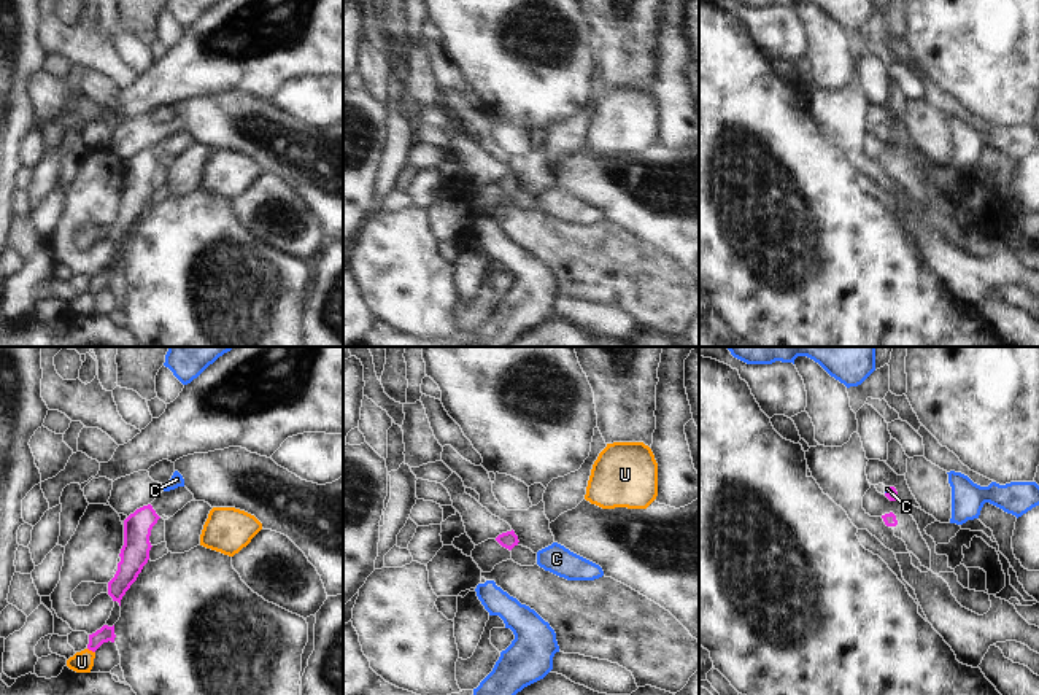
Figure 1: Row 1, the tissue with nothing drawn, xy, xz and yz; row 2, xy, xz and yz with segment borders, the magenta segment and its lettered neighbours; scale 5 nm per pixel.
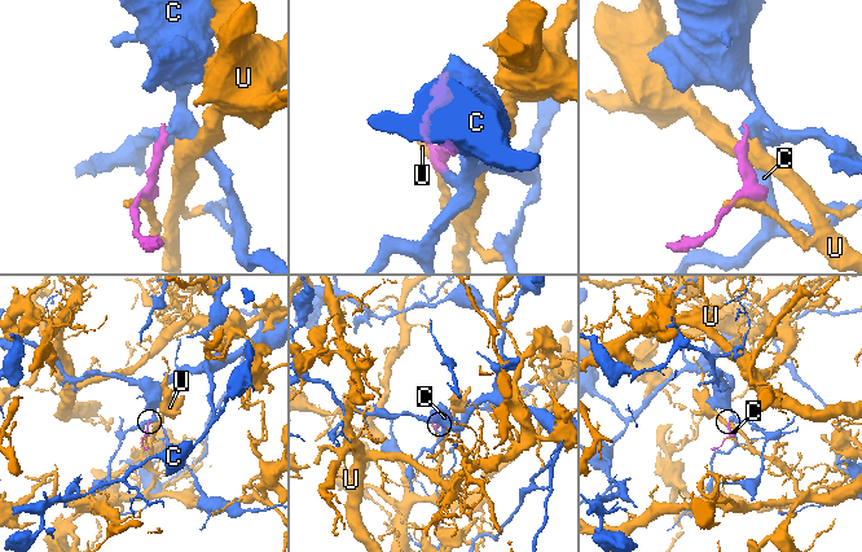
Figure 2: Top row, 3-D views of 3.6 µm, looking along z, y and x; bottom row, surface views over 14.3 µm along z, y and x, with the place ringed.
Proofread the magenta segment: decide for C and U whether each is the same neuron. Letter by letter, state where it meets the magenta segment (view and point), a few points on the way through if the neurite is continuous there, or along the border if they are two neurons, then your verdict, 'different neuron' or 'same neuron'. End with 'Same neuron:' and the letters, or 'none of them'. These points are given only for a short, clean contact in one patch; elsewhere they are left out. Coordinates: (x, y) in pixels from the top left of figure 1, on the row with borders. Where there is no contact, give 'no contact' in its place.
C: contact yz (890, 490); border yz (890, 487), (885, 493); different neuron
U: contact xy (91, 649); different neuron
Same neuron: none of them

